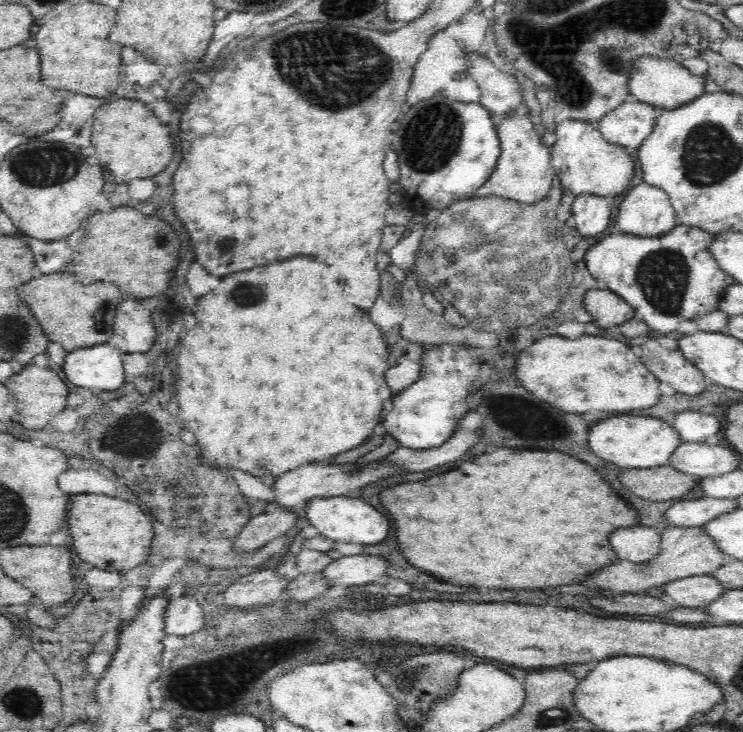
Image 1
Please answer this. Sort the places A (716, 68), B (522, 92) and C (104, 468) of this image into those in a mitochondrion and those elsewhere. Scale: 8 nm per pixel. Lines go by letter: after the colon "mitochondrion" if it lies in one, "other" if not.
A: other
B: other
C: other

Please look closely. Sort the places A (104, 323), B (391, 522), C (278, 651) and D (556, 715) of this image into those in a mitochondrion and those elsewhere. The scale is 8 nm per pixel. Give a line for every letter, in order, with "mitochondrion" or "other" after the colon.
A: mitochondrion
B: other
C: other
D: mitochondrion

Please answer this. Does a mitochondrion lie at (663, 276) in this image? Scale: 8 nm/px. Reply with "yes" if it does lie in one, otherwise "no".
yes

